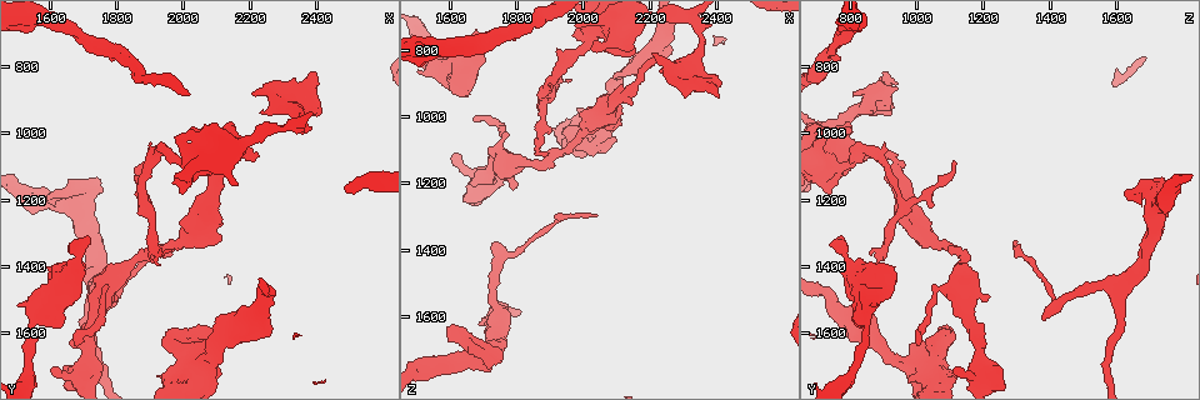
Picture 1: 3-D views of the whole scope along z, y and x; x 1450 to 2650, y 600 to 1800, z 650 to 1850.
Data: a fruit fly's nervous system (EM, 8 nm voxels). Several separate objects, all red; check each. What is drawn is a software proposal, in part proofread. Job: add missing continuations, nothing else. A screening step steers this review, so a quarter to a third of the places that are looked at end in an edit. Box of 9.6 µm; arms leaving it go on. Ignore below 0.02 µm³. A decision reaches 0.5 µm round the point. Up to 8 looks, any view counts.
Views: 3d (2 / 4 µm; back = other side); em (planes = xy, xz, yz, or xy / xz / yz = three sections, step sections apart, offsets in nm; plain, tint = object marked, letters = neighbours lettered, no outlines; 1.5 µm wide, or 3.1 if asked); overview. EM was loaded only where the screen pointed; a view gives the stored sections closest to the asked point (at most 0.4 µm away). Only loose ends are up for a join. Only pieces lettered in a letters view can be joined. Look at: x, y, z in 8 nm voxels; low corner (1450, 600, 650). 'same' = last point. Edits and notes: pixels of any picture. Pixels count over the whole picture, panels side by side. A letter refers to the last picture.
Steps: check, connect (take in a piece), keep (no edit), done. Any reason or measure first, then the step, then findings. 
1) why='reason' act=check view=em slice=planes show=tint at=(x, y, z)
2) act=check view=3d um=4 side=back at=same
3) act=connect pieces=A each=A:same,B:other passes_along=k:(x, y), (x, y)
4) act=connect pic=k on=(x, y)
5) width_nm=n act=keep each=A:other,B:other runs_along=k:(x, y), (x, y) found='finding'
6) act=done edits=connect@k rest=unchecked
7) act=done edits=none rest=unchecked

why='free end' act=check view=em slice=yz step=4 show=tint at=(1710, 1310, 770)

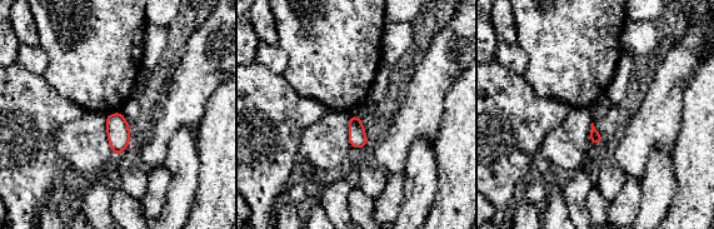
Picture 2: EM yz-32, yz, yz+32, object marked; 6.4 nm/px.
why='cut it another way' act=check view=em slice=planes show=letters at=same

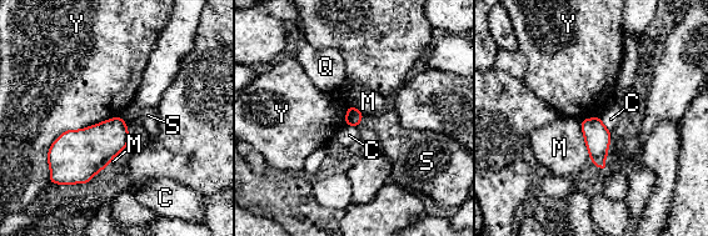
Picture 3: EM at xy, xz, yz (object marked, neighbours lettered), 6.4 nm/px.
act=keep each=C:other,M:other,Q:other,S:other,Y:other border=3:(119, 116), (65, 130), (49, 176) found='no lettered piece goes on from it'

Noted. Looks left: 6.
why='branch stops here' act=check view=em slice=xy step=8 show=letters at=(1720, 1550, 1380)

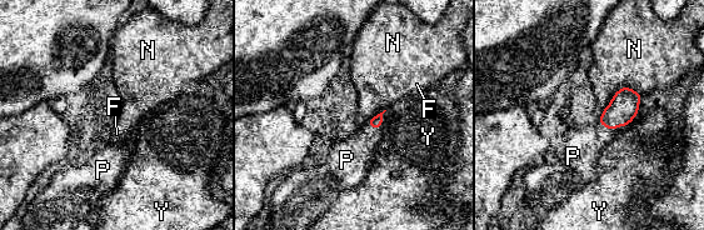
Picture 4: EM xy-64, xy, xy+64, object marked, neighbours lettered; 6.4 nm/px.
act=connect pieces=P each=F:other,N:other,P:same,Y:other passes_along=4:(623, 108), (612, 129), (580, 151) found='it goes on there'

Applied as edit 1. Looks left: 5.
why='free end' act=check view=3d um=2 side=back at=(1930, 1640, 1040)

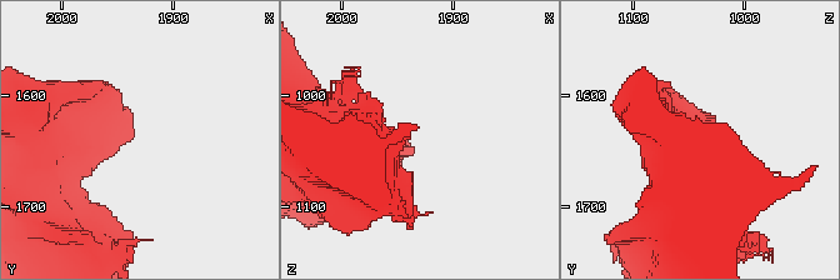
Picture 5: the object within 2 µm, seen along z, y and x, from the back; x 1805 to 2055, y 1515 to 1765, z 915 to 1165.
why='shape alone is not enough' act=check view=em slice=yz step=8 show=letters at=(1936, 1636, 1048)

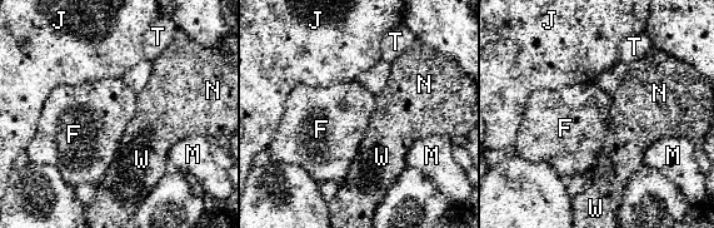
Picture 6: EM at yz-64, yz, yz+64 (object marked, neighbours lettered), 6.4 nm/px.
why='another direction' act=check view=em slice=planes show=letters at=same

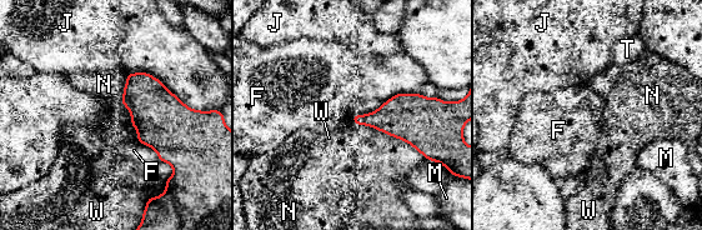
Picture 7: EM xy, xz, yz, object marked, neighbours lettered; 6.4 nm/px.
act=keep each=F:other,J:other,M:other,N:other,T:other,W:other border=7:(416, 93), (397, 93), (351, 120) found='none of them fits'

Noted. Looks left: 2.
act=done edits=connect@4 rest=unchecked

